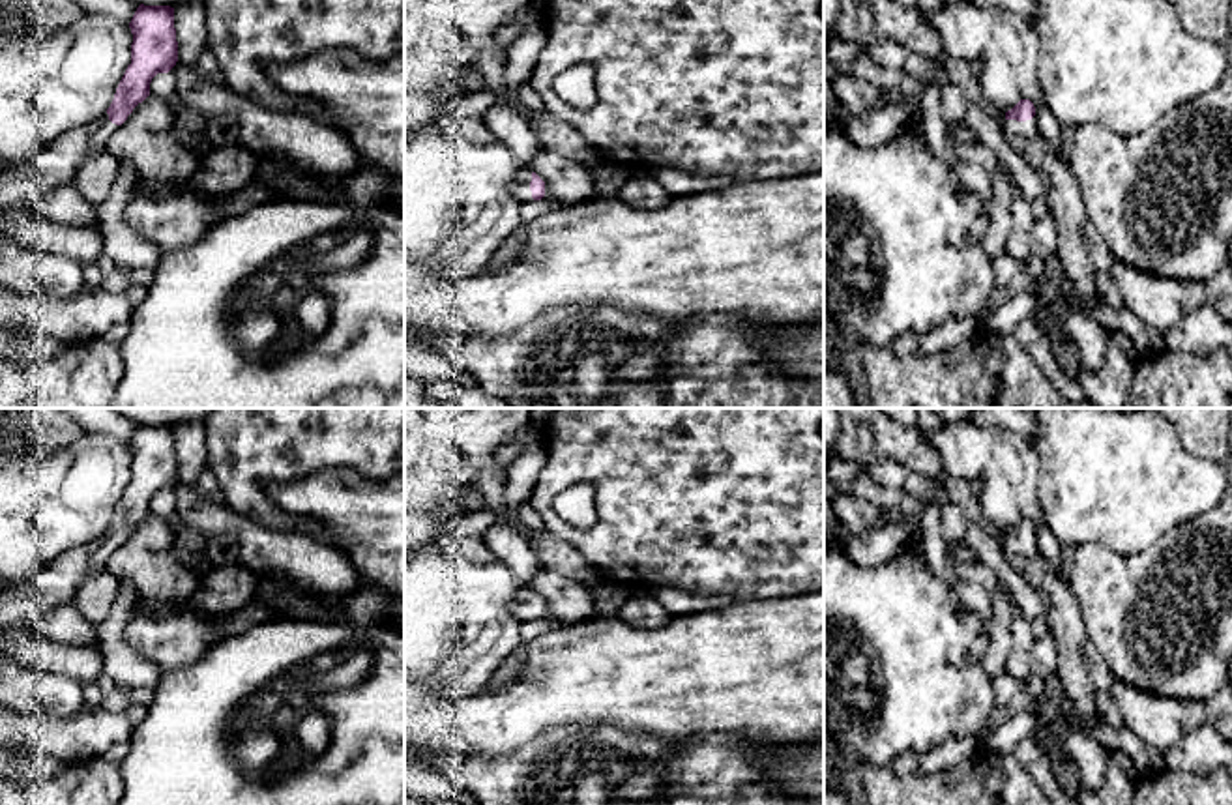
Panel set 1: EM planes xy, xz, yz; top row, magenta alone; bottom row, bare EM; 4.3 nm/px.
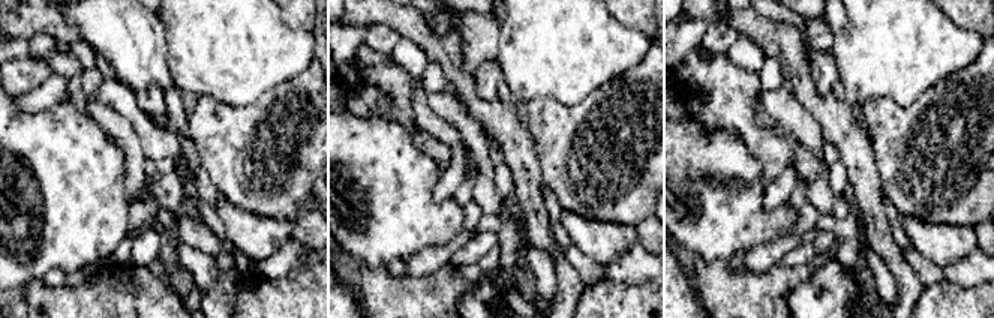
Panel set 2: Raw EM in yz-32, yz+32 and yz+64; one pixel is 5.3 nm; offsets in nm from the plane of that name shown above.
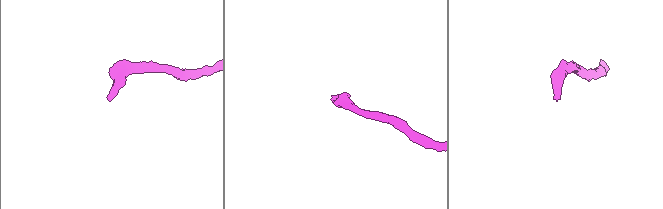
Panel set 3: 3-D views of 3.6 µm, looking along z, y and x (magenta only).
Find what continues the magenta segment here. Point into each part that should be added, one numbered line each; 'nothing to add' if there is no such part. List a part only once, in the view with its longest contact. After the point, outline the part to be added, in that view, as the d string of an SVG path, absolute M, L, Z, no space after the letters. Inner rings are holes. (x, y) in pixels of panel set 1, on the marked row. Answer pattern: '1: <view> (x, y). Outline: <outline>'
1: yz (1028, 128). Outline: M1035 116L1026 122L1005 120L1005 129L1013 135L1026 137L1026 139L1034 139L1039 135Z

